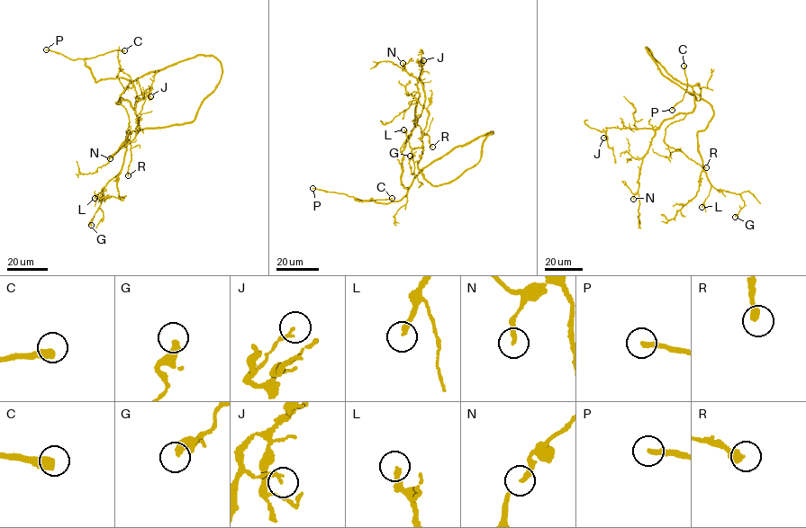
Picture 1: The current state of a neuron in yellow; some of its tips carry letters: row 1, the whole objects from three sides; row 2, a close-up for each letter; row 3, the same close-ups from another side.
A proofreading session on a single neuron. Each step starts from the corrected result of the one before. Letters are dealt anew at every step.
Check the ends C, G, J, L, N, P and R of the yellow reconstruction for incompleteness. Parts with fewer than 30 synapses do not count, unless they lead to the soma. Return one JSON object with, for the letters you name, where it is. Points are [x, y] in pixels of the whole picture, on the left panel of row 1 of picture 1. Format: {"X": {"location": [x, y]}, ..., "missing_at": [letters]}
{"C": {"location": [124, 50]}, "L": {"location": [95, 198]}, "P": {"location": [46, 49]}, "missing_at": ["C", "L", "P"]}

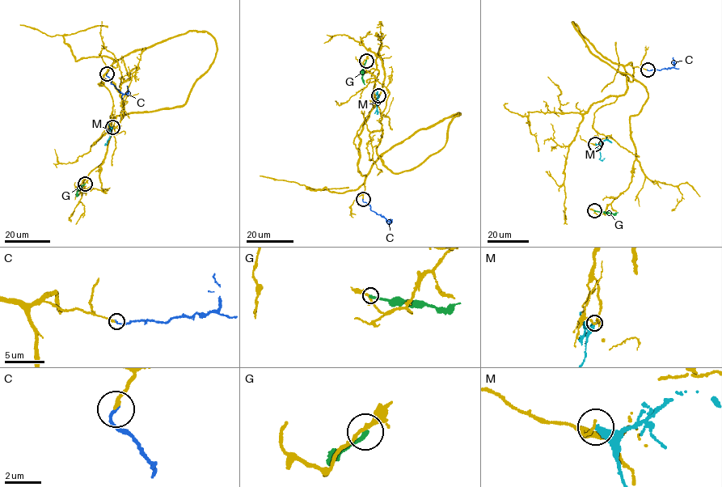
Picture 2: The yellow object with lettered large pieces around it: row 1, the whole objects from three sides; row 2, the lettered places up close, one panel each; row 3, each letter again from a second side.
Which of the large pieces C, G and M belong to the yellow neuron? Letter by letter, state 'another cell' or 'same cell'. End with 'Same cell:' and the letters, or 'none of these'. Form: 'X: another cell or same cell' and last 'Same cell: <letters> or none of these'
C: same cell
G: another cell
M: another cell
Same cell: C

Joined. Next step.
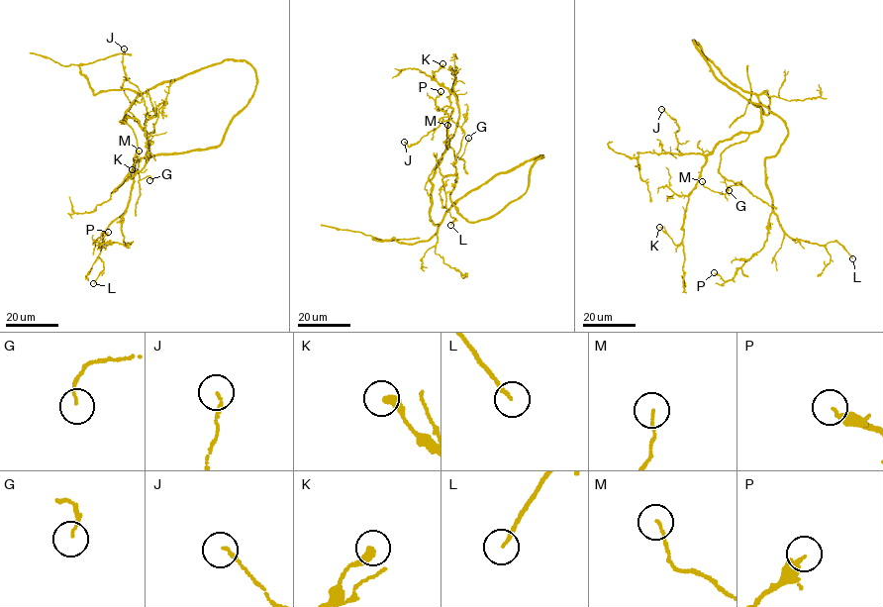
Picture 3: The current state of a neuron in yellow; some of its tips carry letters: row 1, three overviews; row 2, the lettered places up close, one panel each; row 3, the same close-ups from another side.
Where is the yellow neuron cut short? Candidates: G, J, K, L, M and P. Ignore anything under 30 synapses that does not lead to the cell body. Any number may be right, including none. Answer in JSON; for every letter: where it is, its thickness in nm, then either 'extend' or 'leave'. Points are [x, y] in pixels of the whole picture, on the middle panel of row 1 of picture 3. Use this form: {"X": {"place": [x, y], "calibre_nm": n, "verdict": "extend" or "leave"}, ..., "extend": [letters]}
{"G": {"place": [468, 138], "calibre_nm": 80, "verdict": "leave"}, "J": {"place": [404, 142], "calibre_nm": 120, "verdict": "leave"}, "K": {"place": [442, 63], "calibre_nm": 360, "verdict": "leave"}, "L": {"place": [450, 225], "calibre_nm": 130, "verdict": "leave"}, "M": {"place": [447, 125], "calibre_nm": 90, "verdict": "leave"}, "P": {"place": [441, 91], "calibre_nm": 260, "verdict": "leave"}, "extend": []}

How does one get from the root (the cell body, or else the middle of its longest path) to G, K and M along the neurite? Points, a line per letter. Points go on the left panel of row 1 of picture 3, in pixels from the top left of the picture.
G: (238, 60), (201, 67), (133, 101), (125, 122), (120, 121), (134, 131), (140, 178), (148, 175), (149, 180)
K: (238, 60), (201, 67), (134, 100), (123, 120), (138, 121), (149, 158), (115, 188), (132, 169)
M: (238, 60), (201, 67), (141, 94), (125, 122), (120, 121), (131, 128), (137, 140), (132, 171), (139, 151)

